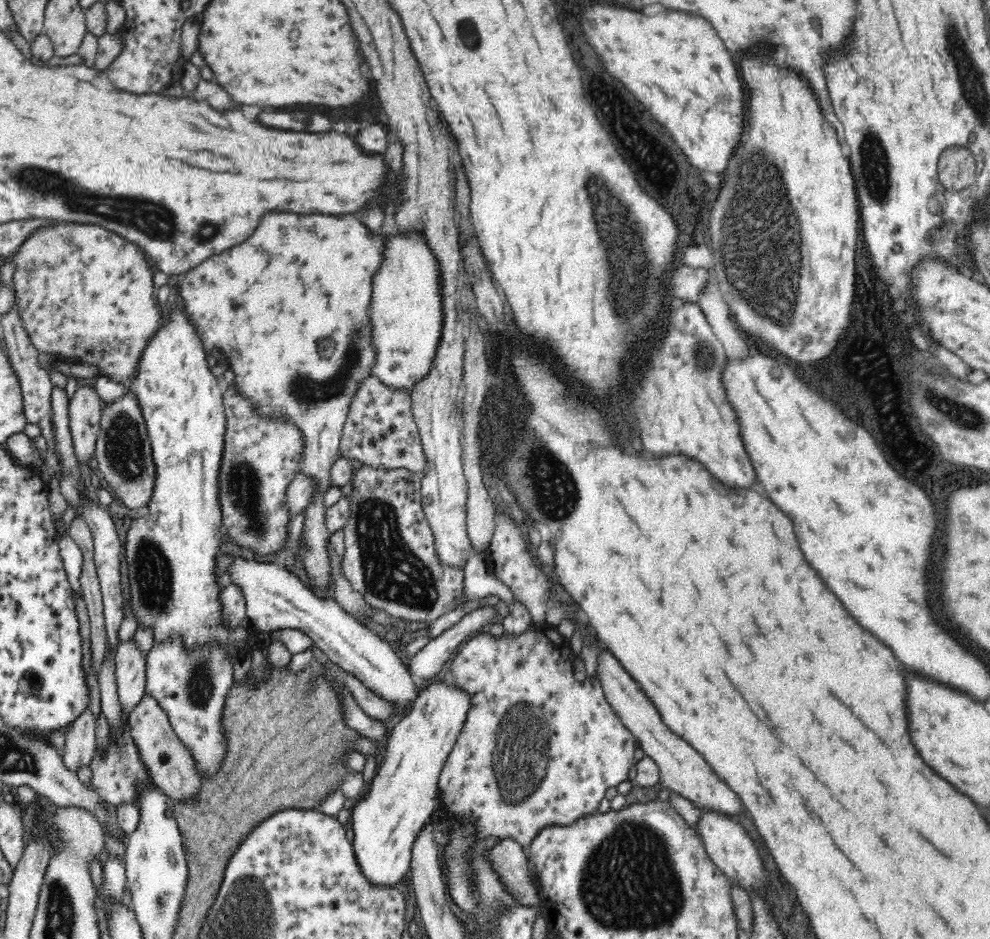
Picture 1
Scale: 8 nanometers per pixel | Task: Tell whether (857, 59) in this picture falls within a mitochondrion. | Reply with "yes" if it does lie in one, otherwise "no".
no

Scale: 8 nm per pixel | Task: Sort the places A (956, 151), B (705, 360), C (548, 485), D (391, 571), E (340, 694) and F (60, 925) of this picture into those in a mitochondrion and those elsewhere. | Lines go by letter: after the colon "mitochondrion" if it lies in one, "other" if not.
A: mitochondrion
B: mitochondrion
C: mitochondrion
D: mitochondrion
E: other
F: mitochondrion

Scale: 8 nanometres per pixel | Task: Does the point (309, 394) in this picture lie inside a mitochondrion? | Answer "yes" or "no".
yes

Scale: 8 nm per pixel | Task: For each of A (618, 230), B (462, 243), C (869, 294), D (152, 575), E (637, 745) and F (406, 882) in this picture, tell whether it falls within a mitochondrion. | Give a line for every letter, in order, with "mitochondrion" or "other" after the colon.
A: mitochondrion
B: other
C: other
D: mitochondrion
E: other
F: other

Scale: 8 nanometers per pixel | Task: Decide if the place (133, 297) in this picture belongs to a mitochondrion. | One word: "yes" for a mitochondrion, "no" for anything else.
no

